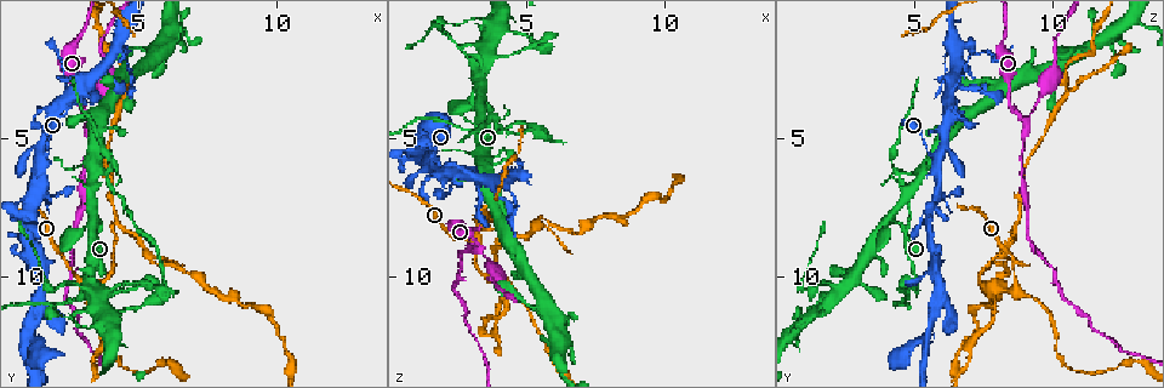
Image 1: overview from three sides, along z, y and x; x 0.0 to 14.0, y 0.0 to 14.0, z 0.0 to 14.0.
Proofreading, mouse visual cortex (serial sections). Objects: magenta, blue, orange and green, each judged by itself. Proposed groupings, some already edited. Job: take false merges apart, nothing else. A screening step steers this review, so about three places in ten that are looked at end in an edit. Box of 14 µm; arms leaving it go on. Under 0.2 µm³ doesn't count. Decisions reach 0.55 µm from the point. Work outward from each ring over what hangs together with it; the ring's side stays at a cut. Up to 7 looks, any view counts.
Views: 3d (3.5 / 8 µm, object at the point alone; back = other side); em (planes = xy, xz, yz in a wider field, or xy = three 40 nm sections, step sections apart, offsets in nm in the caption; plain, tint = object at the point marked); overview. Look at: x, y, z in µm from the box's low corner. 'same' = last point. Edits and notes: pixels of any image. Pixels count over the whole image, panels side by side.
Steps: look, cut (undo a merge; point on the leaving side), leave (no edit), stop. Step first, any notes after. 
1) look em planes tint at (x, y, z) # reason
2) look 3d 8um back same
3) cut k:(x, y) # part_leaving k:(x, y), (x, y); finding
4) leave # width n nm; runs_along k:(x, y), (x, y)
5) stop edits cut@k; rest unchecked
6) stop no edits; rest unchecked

look 3d 3.5um at (3.4, 4.4, 9.0)

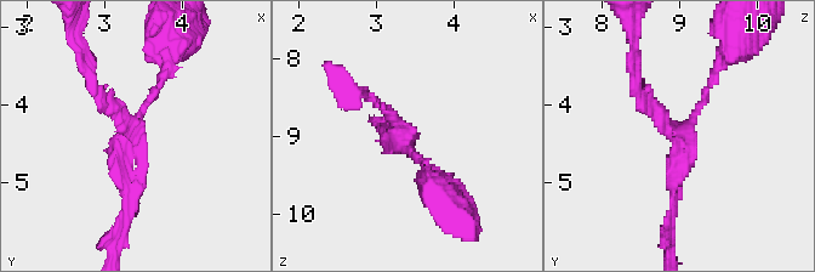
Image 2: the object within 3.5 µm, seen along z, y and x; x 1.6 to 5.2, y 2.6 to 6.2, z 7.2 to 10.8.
look em xy step 1 tint at (3.35, 4.35, 9.05) # arms 3; arm_widths 100, 150, 200 nm; now the EM

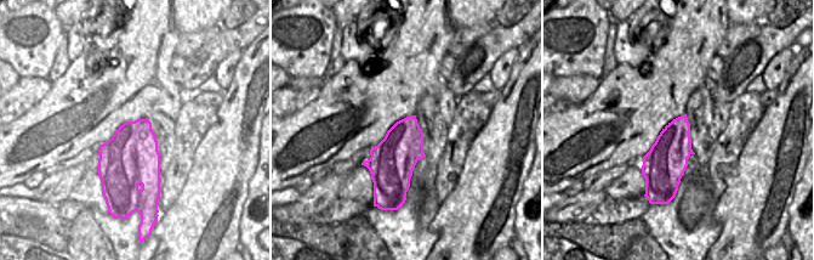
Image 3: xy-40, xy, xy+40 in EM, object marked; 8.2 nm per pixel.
cut 2:(160, 81) # part_leaving 2:(138, 117), (164, 75), (171, 41); a second cell is stuck on

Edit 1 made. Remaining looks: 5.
look 3d 3.5um back at (1.5, 5.8, 5.8) # sharp bend

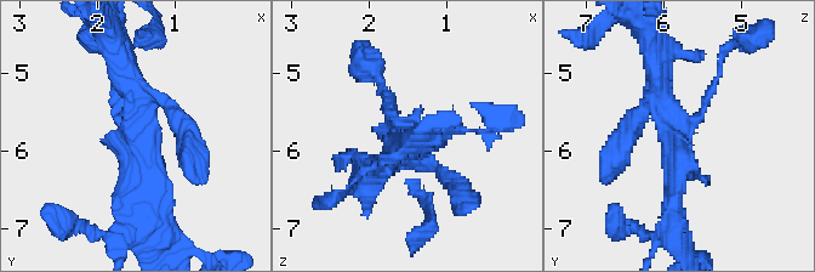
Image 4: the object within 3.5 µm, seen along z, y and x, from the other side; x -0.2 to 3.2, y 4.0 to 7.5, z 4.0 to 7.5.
look em xy step 2 tint at (1.50, 5.65, 5.80) # shape alone is not enough

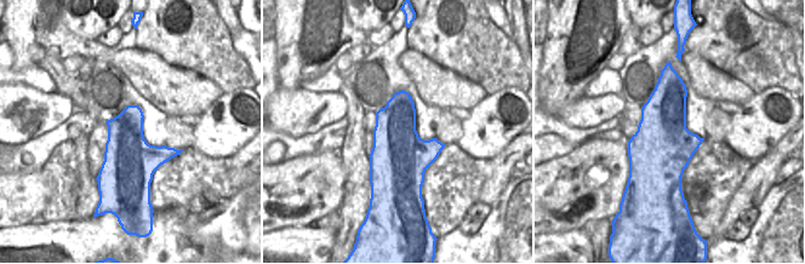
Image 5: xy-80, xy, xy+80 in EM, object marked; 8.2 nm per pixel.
leave # runs_along 4:(721, 71), (696, 119), (674, 134), (671, 205); one cell here

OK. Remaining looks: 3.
look 3d 3.5um at (3.2, 10.4, 8.7) # arms part here

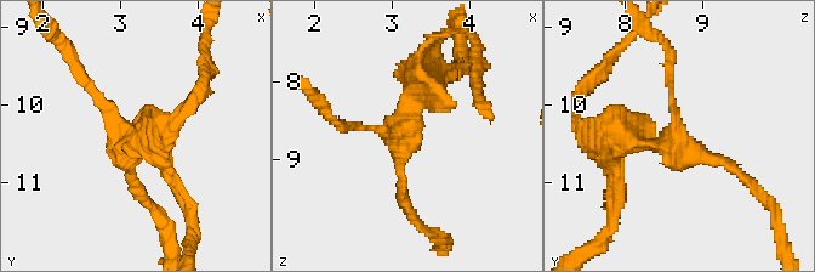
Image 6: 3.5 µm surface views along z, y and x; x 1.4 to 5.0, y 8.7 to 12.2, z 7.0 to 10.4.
look em xy step 5 tint at (3.10, 10.45, 8.65)

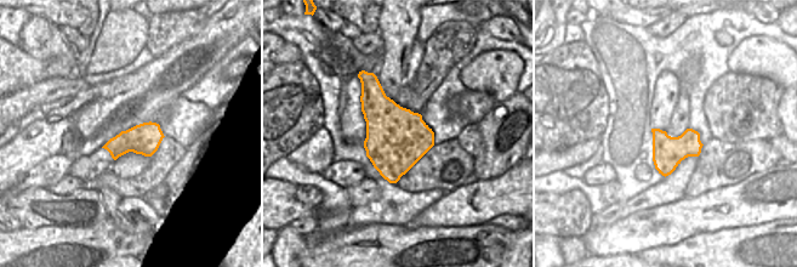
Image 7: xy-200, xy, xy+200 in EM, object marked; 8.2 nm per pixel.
cut 6:(434, 77) # part_leaving 6:(406, 107), (421, 49), (462, 33); a second cell is stuck on

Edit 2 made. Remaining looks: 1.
stop edits cut@2, cut@6; rest unchecked

